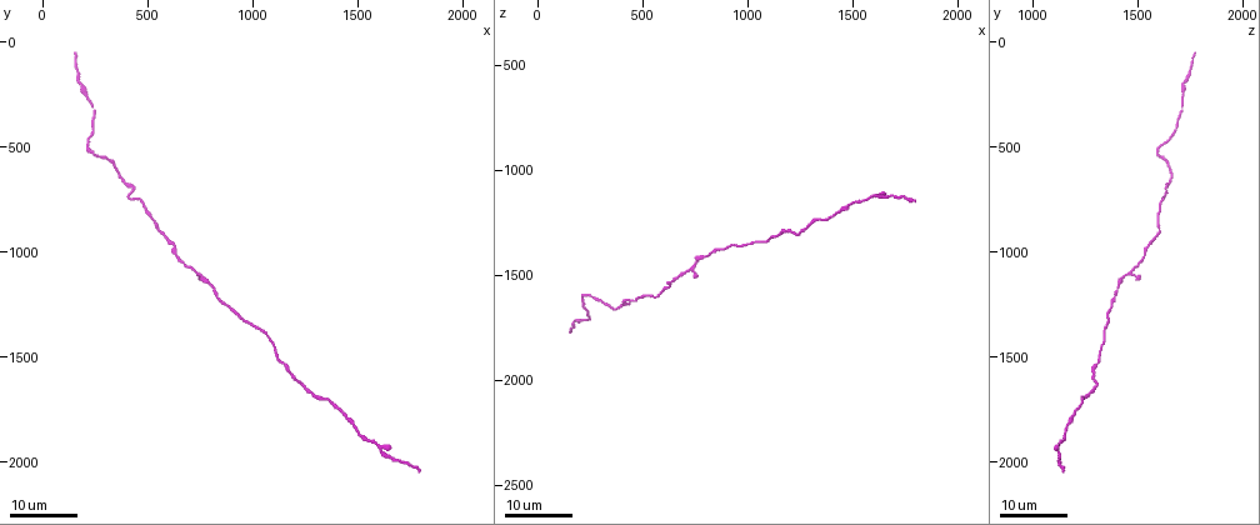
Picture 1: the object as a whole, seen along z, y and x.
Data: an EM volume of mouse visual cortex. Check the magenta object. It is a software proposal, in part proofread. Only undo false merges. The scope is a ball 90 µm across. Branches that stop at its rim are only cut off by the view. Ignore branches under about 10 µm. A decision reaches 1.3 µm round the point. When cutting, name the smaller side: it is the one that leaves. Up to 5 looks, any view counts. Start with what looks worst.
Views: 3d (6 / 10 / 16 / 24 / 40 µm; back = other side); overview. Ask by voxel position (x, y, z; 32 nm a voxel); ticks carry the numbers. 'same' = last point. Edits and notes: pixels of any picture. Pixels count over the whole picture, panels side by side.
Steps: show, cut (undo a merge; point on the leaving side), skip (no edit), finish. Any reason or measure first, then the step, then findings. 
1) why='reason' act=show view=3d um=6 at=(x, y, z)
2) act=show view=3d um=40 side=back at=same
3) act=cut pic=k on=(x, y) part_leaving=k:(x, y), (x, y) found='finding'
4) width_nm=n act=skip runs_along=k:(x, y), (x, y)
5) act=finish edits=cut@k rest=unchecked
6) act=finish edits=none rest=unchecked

act=show view=3d um=16 at=(430, 710, 1620)

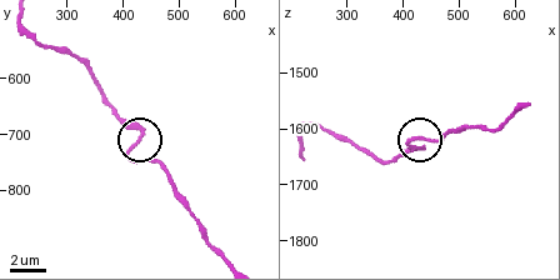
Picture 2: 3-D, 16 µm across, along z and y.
act=show view=3d um=6 at=(430, 700, 1635)

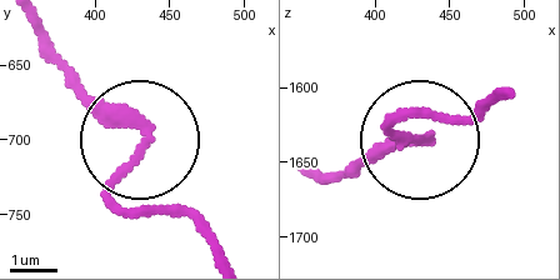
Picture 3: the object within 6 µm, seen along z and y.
width_nm=220 act=skip found='continuous, no second neuron'

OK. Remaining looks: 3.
why='thick turns thin' act=show view=3d um=16 at=(800, 1150, 1420)

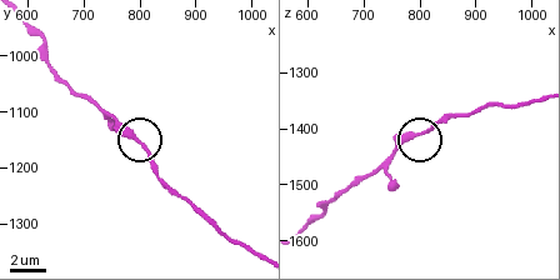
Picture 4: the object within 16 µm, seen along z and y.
act=show view=3d um=10 at=(800, 1155, 1410)

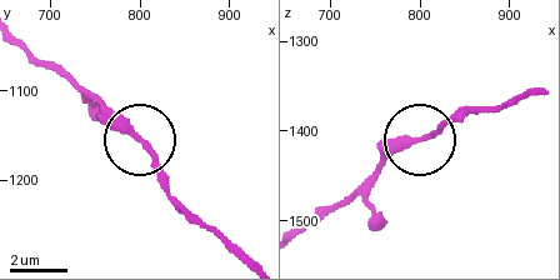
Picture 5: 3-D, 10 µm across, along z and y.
act=skip runs_along=5:(391, 156), (459, 124) found='one neuron here'

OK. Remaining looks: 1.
act=finish edits=none rest=unchecked

